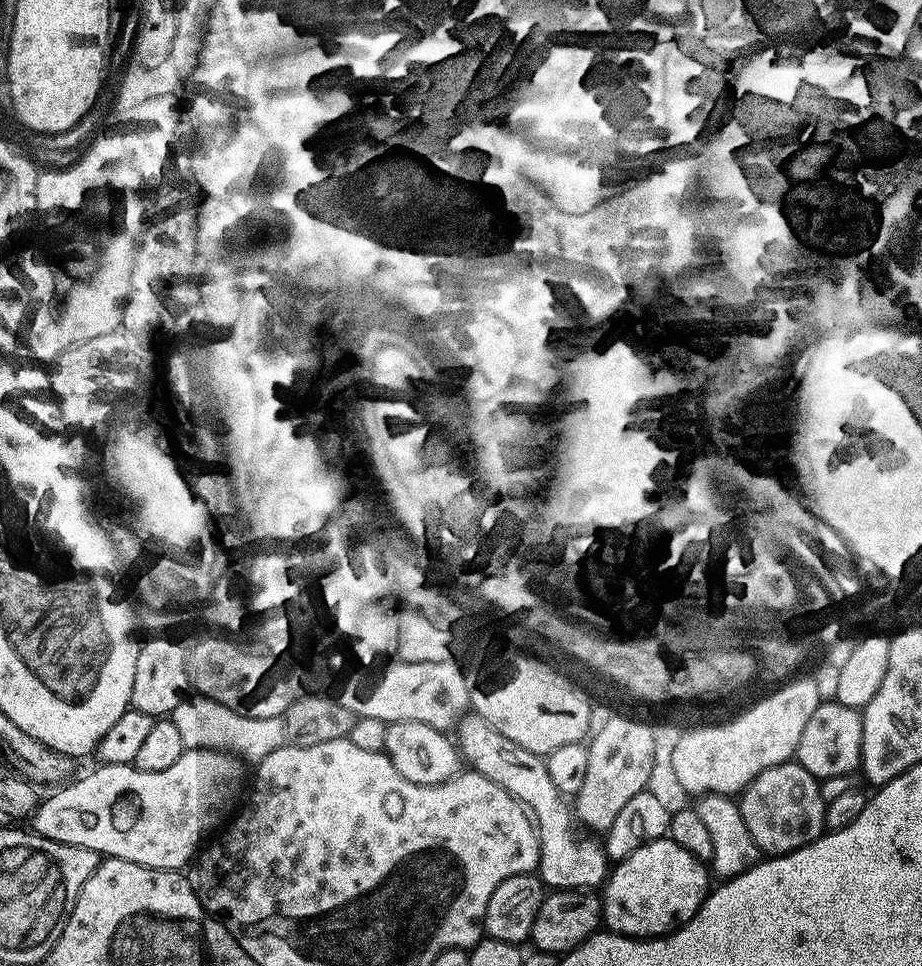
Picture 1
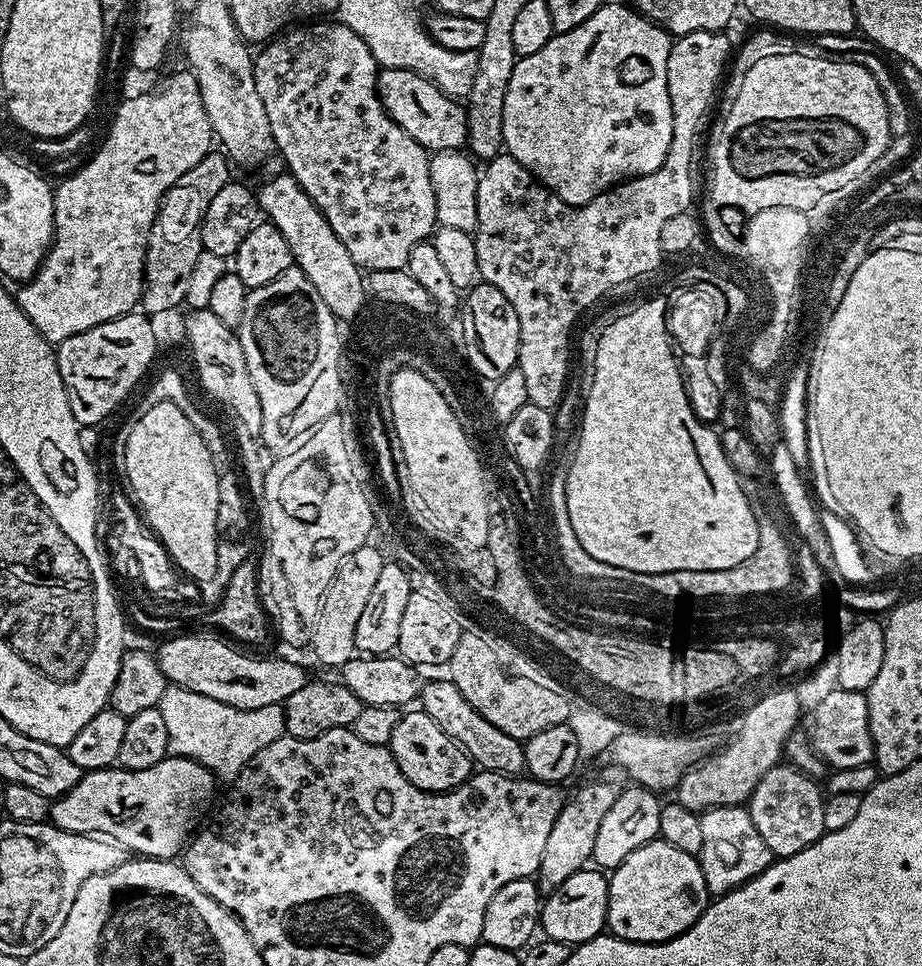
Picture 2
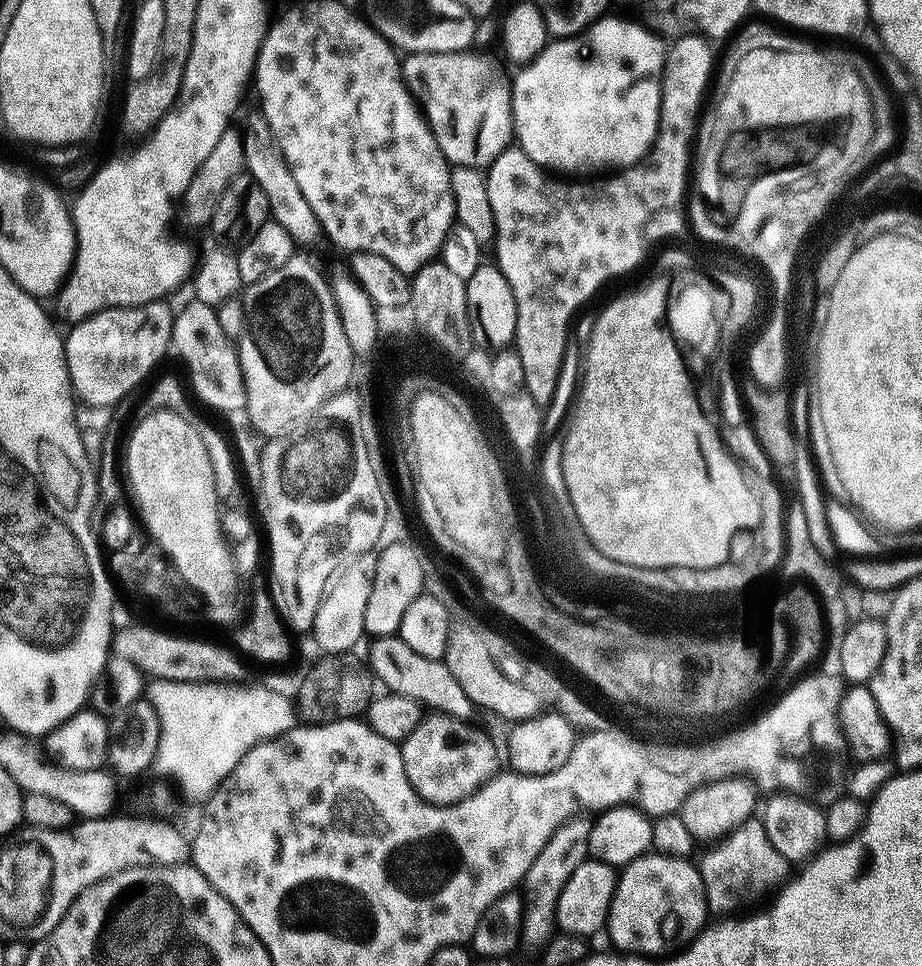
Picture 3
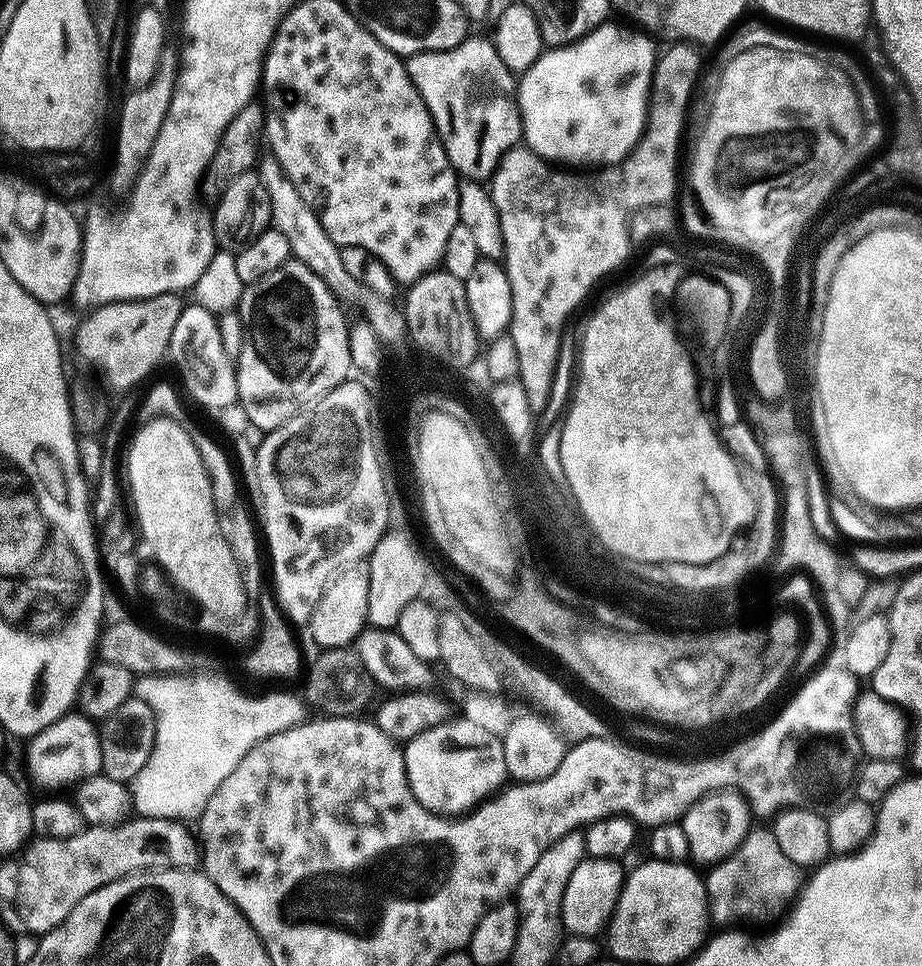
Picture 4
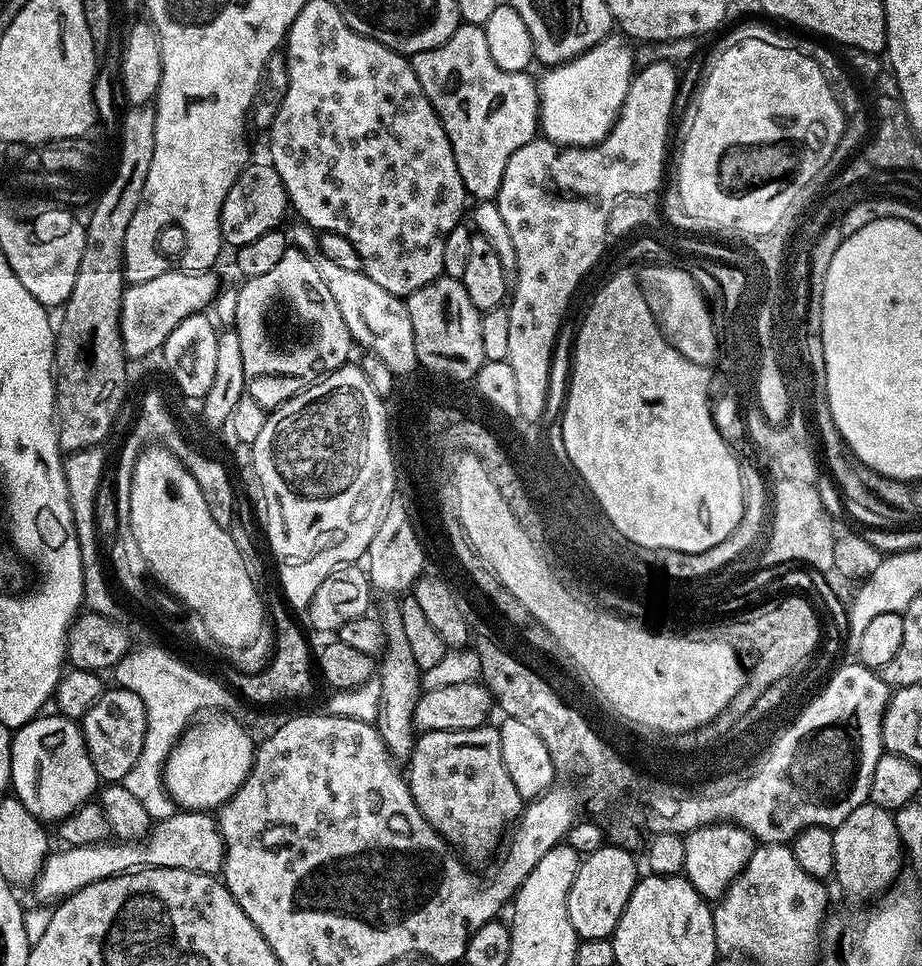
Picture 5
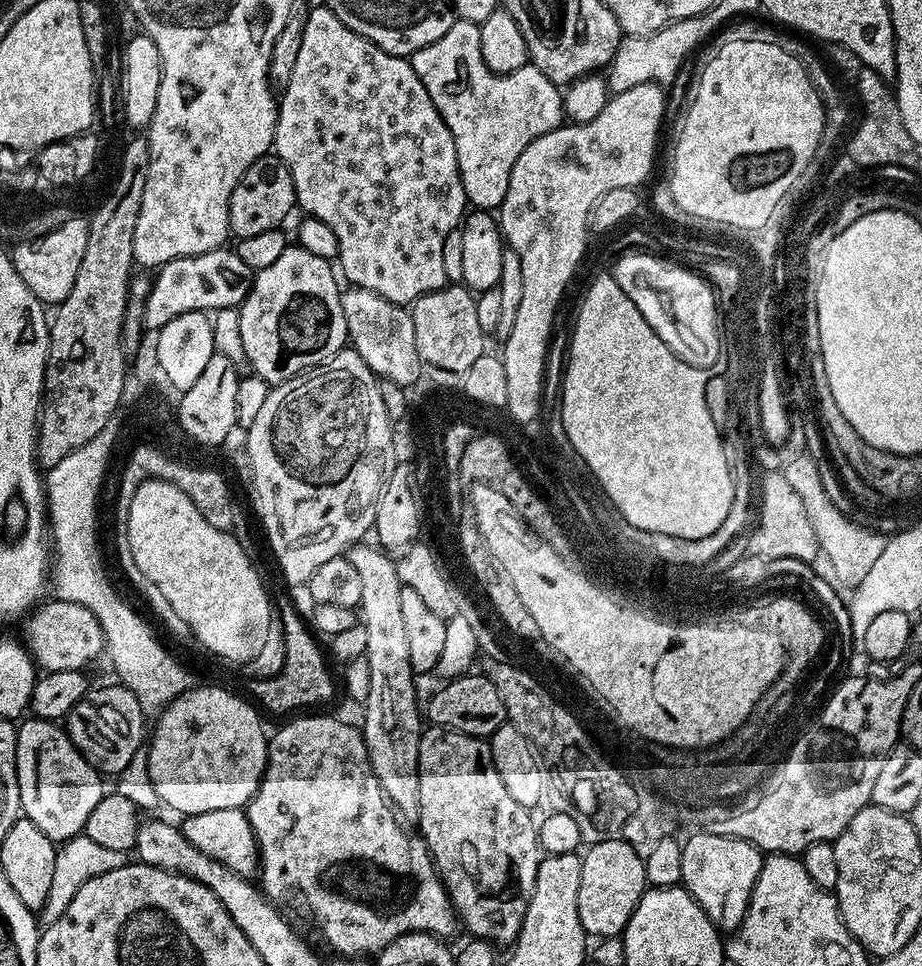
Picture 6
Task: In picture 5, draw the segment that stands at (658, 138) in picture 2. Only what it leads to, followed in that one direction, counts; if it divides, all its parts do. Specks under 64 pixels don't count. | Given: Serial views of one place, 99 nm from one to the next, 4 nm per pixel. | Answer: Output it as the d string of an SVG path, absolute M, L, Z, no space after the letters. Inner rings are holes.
M610 34L581 56L549 67L548 73L539 77L539 131L547 139L565 148L590 148L607 138L620 117L620 107L638 68L631 46L623 35Z

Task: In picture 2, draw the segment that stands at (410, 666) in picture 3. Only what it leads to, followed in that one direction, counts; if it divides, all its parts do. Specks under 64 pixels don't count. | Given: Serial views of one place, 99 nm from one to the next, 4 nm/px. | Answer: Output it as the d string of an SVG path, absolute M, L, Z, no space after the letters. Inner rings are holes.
M443 679L432 680L421 687L418 700L419 703L424 703L421 704L423 711L427 712L430 718L434 718L434 722L438 722L438 726L446 730L448 737L459 744L481 769L505 774L523 773L525 771L523 743L510 738L510 734L502 734L498 726L490 726L490 722L486 722L486 718L482 718L482 714L478 714L478 710L474 710L474 706L470 706L466 698L462 698L458 686L454 686L451 679Z

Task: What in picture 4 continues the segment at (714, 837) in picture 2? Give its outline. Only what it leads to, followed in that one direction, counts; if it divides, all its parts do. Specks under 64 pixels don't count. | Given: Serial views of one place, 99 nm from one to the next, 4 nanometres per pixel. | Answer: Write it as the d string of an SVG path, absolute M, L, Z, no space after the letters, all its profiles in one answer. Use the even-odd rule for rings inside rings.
M756 826L749 831L747 838L740 843L733 856L713 865L707 871L706 887L708 890L708 911L713 925L748 926L744 924L772 924L780 915L783 917L789 911L793 901L800 896L802 892L802 869L794 862L790 862L790 858L786 858L782 846L778 846L778 838L774 838L771 830L767 827L759 828L759 826Z

